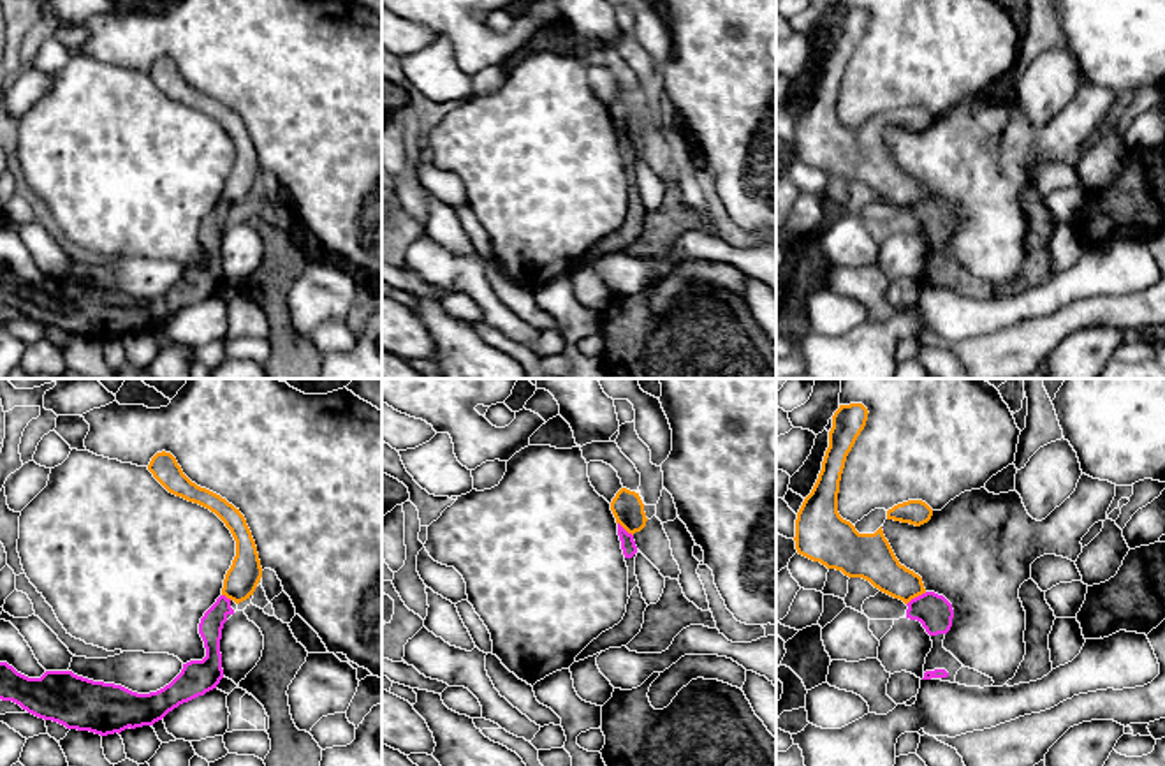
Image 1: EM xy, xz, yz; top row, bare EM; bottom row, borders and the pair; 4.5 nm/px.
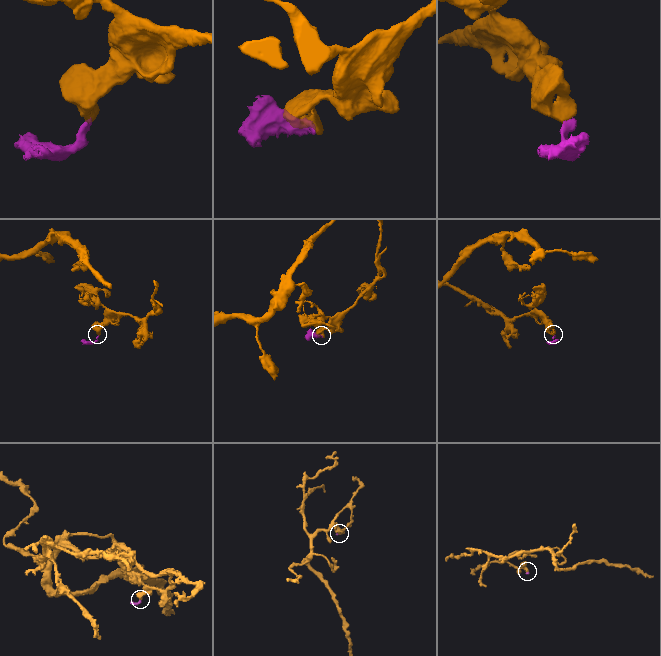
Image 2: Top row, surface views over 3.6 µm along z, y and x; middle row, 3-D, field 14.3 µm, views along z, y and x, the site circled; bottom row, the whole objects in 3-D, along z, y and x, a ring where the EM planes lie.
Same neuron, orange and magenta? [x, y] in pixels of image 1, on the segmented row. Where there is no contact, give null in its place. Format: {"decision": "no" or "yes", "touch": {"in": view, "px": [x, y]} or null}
{"decision": "no", "touch": {"in": "yz", "px": [915, 596]}}

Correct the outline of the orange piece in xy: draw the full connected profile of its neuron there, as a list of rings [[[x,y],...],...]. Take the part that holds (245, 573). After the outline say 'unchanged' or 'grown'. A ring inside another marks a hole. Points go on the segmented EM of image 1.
[[[157,453],[148,470],[172,495],[199,504],[215,512],[236,541],[236,556],[225,574],[222,595],[236,604],[250,599],[262,578],[255,541],[245,516],[220,495],[192,482],[171,453]]]; unchanged

